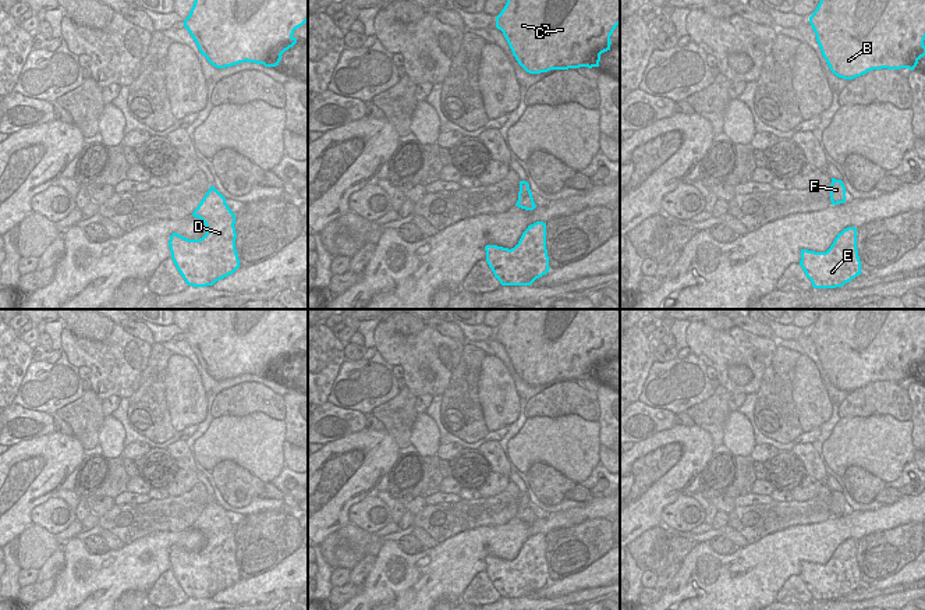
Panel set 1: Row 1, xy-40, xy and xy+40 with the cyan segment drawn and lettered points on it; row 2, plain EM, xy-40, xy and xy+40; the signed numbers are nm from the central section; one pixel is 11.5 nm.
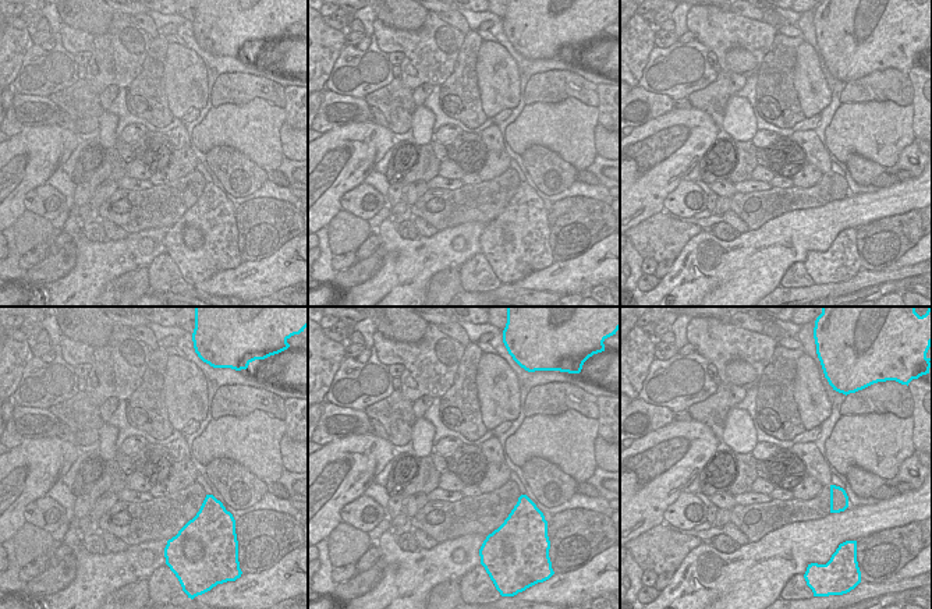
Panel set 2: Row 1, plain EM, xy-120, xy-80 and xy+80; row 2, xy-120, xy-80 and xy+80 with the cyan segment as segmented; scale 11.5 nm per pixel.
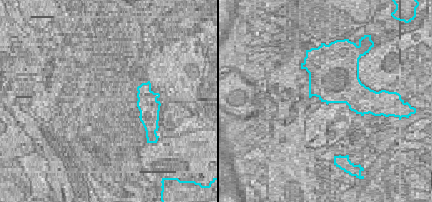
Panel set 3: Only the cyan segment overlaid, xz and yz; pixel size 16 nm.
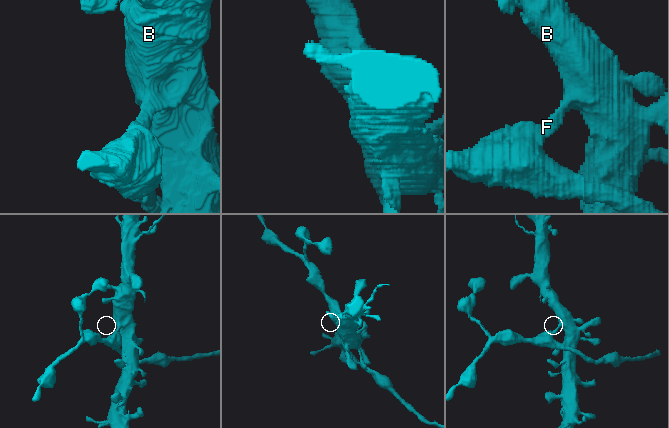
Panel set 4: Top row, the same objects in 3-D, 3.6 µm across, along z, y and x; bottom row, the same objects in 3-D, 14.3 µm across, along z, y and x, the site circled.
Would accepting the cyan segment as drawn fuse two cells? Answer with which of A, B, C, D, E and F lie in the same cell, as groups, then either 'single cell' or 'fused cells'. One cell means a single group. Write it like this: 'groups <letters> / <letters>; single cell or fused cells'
groups A B C F / D E; fused cells

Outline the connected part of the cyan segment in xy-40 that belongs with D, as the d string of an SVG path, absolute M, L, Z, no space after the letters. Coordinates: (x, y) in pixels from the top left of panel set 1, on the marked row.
M212 185L192 216L205 223L206 234L199 240L188 240L173 233L169 241L171 259L188 286L213 286L240 267L235 214Z

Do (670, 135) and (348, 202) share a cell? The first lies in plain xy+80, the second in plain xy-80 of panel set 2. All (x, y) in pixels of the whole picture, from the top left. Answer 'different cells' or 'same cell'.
different cells

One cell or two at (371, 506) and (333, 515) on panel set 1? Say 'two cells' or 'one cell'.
two cells

